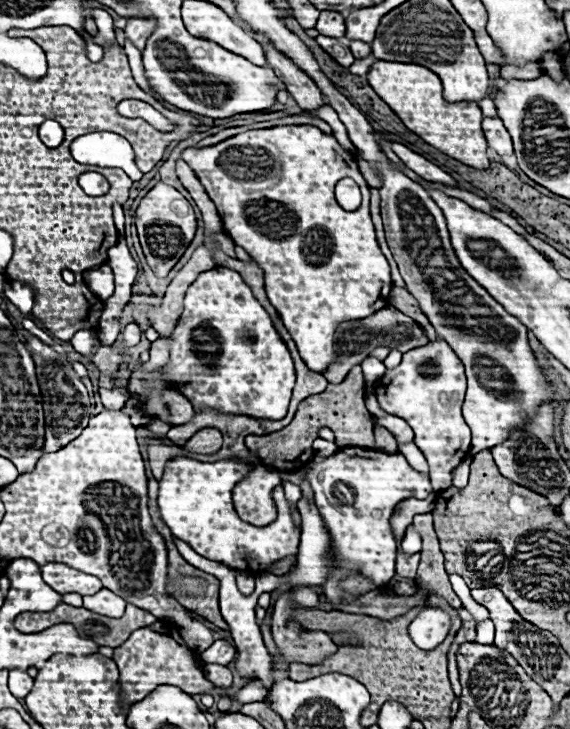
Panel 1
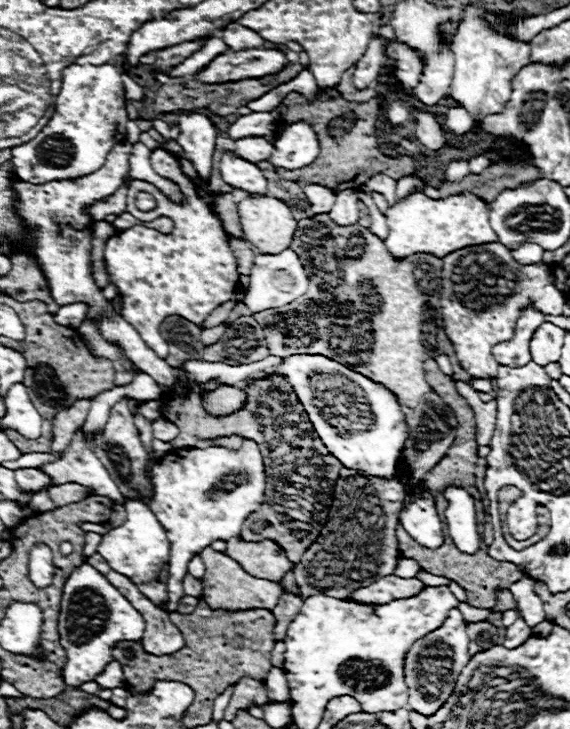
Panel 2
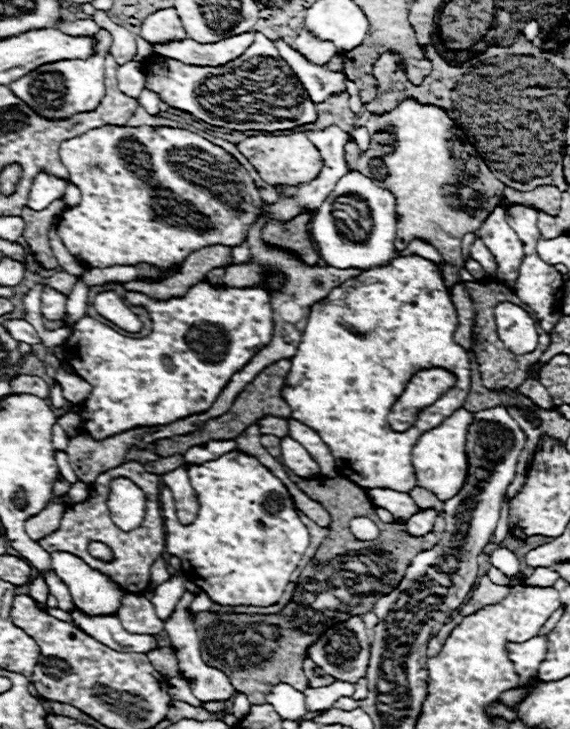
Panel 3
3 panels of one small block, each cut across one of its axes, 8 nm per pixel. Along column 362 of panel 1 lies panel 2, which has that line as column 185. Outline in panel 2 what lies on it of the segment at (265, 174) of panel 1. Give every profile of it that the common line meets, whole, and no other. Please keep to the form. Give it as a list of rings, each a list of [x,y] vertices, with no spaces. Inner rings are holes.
[[[158,148],[150,156],[152,168],[156,174],[176,182],[184,192],[184,202],[170,202],[156,186],[144,180],[134,180],[128,190],[128,212],[136,218],[142,214],[158,214],[166,216],[174,222],[174,230],[170,234],[160,234],[152,228],[134,226],[124,232],[114,234],[106,242],[104,260],[110,274],[110,282],[118,286],[118,294],[124,298],[122,316],[136,326],[142,340],[160,356],[168,356],[168,344],[160,336],[160,324],[170,314],[180,314],[194,324],[202,324],[202,320],[220,304],[228,302],[238,286],[238,270],[232,250],[226,242],[226,232],[218,222],[216,214],[208,210],[202,200],[196,196],[192,182],[180,172],[178,158],[170,152]],[[138,192],[150,192],[156,198],[156,208],[150,212],[142,212],[136,208],[134,200]]]

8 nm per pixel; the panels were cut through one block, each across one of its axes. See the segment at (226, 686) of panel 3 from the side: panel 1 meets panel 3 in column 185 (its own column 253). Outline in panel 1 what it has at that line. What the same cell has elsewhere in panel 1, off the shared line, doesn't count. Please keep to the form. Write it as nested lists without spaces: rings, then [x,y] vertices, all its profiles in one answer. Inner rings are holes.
[[[174,538],[174,544],[178,546],[180,554],[196,568],[208,572],[208,574],[214,574],[218,580],[220,580],[220,610],[222,610],[222,616],[226,620],[226,624],[230,626],[230,634],[232,634],[232,640],[234,640],[234,646],[236,646],[236,672],[244,678],[244,680],[252,680],[252,678],[258,678],[264,682],[266,690],[272,686],[274,682],[274,676],[272,676],[272,658],[262,642],[262,634],[260,634],[260,626],[256,622],[256,596],[242,596],[236,588],[236,570],[230,570],[228,566],[222,566],[220,562],[210,562],[208,558],[196,558],[200,554],[196,554],[186,542],[182,540],[176,540]]]

